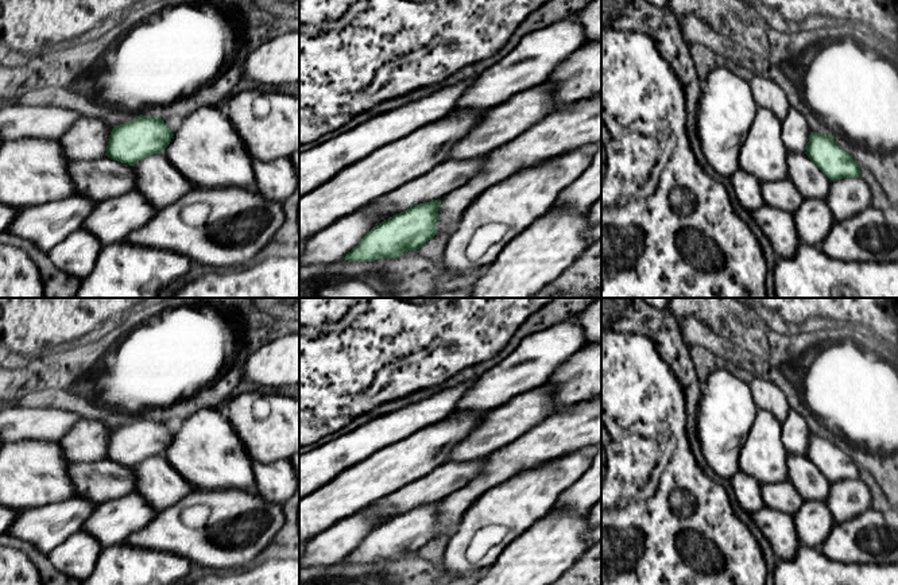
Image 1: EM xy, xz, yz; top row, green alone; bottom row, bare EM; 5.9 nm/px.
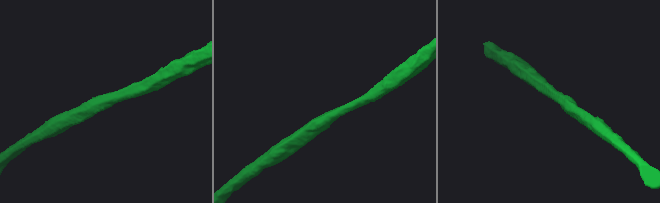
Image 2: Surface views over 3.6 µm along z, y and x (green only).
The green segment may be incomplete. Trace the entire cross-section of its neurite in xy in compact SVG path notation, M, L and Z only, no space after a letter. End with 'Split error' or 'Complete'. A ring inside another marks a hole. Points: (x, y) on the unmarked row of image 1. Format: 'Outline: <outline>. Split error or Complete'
Outline: M138 418L116 427L107 448L107 458L135 468L139 462L164 454L174 435L160 418Z. Complete

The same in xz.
Outline: M431 501L419 507L410 508L373 528L361 543L344 559L348 563L375 563L379 561L395 561L409 553L419 551L437 535L438 508L441 501Z. Complete

